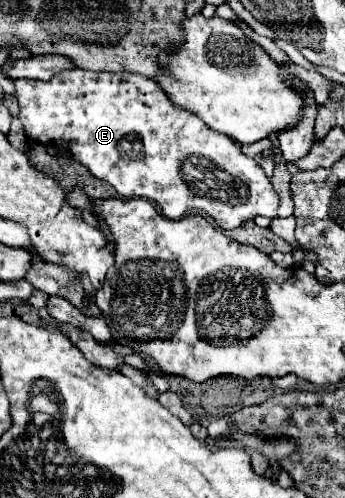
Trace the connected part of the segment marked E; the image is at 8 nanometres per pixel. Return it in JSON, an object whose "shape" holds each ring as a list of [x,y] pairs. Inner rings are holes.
{"shape":[[[70,69],[50,81],[16,79],[16,99],[26,135],[42,145],[66,151],[76,163],[82,163],[92,177],[110,183],[122,197],[142,197],[160,207],[168,219],[180,219],[188,209],[202,209],[222,229],[234,229],[240,223],[264,215],[274,219],[278,193],[274,191],[264,169],[246,157],[232,139],[210,131],[196,115],[180,111],[168,103],[168,97],[144,75],[104,73],[88,69]]]}

